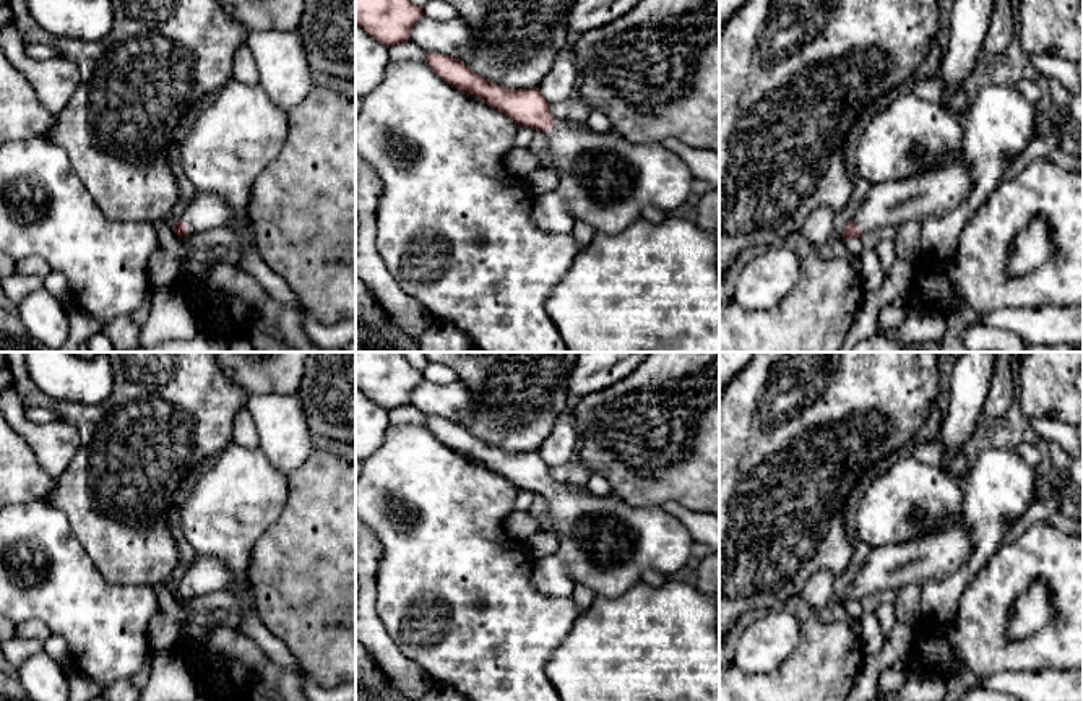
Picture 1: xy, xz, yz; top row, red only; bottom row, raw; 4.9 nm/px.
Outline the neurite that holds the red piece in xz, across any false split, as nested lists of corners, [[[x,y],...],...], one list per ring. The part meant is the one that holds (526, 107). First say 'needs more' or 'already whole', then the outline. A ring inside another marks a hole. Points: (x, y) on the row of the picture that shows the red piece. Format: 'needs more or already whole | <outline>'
needs more | [[[427,52],[425,63],[451,88],[479,97],[484,104],[510,117],[518,127],[534,128],[549,138],[544,162],[559,175],[555,191],[565,200],[573,221],[588,222],[596,234],[617,234],[643,219],[646,206],[666,213],[692,201],[693,172],[659,143],[632,143],[614,131],[581,130],[568,120],[557,120],[539,88],[507,89],[469,70],[460,58]]]

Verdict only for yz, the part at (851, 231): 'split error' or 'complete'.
split error

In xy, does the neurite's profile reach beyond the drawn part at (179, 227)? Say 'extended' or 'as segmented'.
extended

